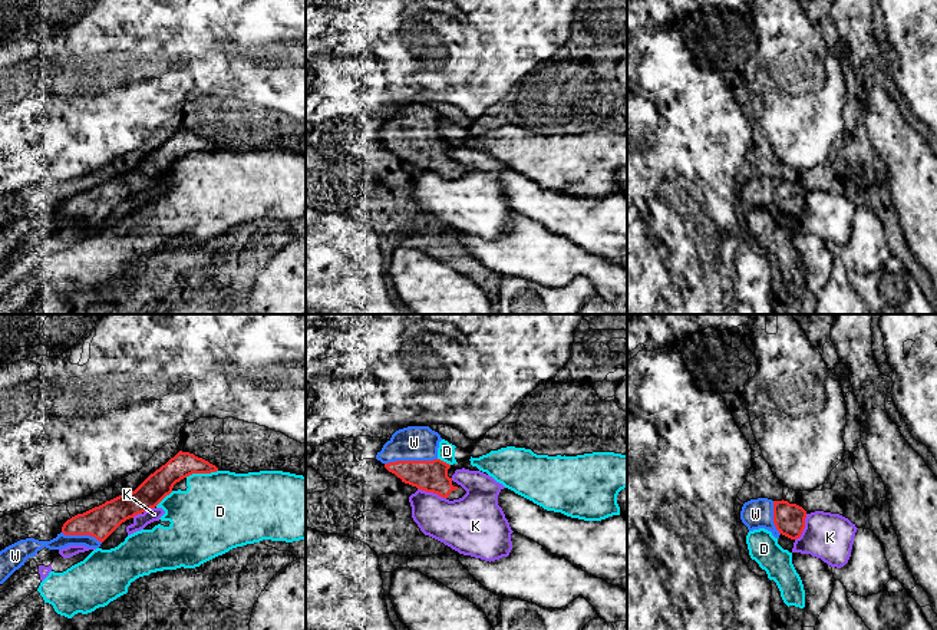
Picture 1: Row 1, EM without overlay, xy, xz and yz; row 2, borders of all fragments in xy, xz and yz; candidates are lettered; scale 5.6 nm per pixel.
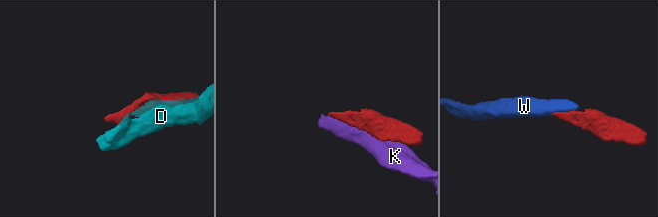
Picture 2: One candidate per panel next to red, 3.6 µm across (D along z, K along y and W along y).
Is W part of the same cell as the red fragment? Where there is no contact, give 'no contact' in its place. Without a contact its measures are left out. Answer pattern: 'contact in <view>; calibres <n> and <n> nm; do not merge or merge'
contact in xz; calibres 180 and 190 nm; merge

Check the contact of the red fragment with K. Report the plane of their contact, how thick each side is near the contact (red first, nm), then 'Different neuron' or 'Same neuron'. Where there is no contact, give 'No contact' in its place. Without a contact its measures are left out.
Touches red in xz. Thickness 180 nm (red) against 300 nm. Different neuron

